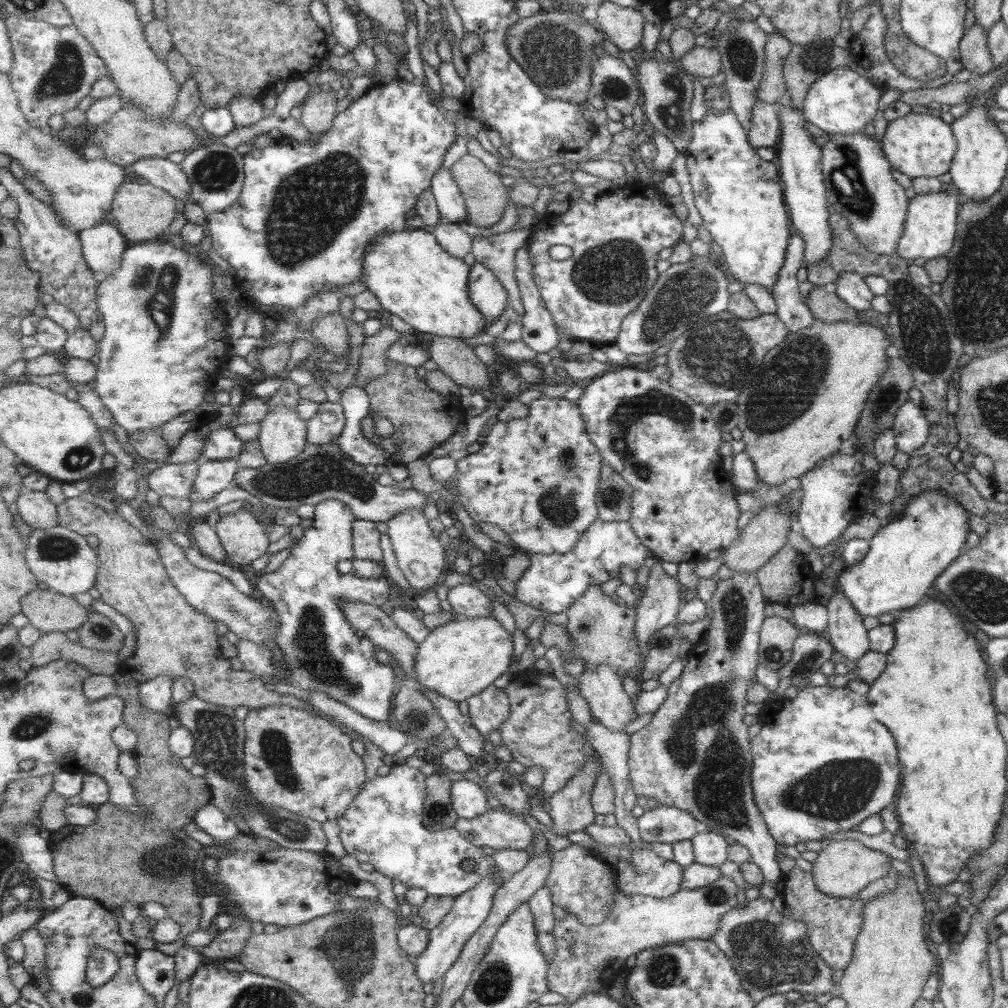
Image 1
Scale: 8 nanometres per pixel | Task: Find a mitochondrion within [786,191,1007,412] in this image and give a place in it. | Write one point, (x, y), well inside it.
(926, 338)

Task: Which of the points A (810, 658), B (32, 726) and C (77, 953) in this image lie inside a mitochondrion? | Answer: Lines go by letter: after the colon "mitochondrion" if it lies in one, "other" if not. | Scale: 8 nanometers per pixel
A: mitochondrion
B: mitochondrion
C: other

